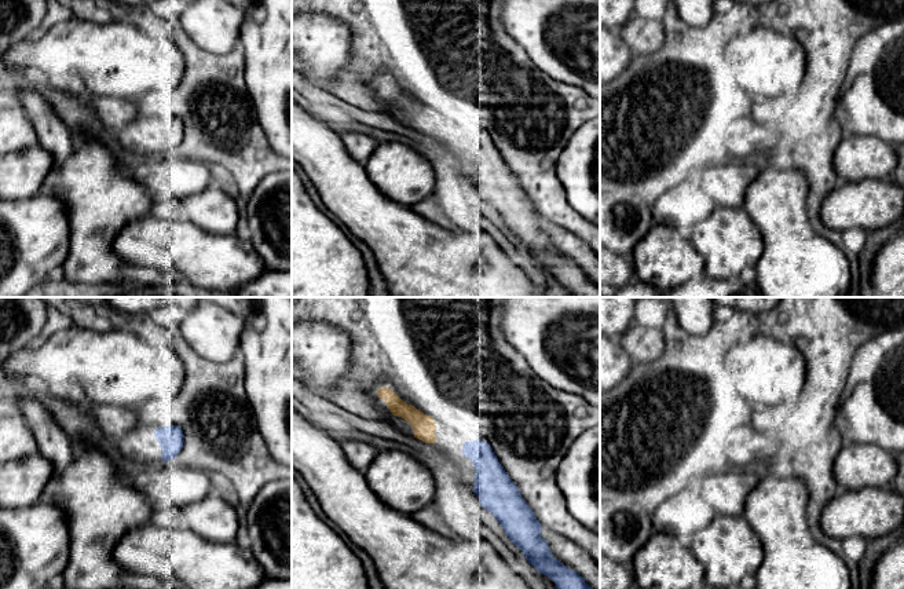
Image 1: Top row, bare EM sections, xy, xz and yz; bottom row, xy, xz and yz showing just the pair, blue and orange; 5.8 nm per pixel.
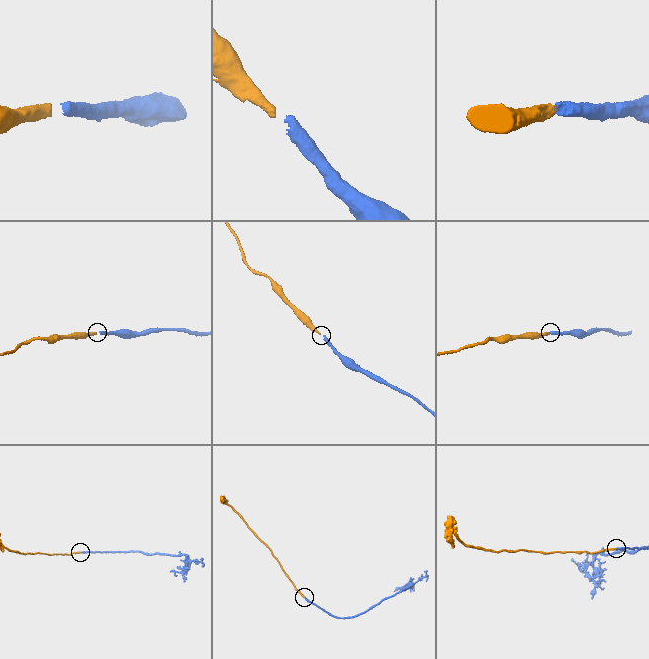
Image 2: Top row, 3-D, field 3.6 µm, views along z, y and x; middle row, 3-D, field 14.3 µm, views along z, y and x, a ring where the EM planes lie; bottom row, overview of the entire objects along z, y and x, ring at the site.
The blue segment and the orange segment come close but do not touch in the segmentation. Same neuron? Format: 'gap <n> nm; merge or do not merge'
gap 160 nm; merge

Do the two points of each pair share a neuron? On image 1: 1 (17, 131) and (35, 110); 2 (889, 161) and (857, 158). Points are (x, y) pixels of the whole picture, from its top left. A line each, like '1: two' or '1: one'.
1: two
2: one

